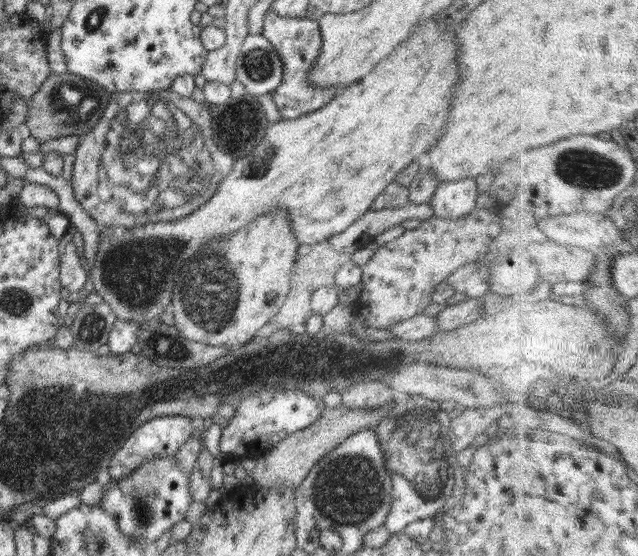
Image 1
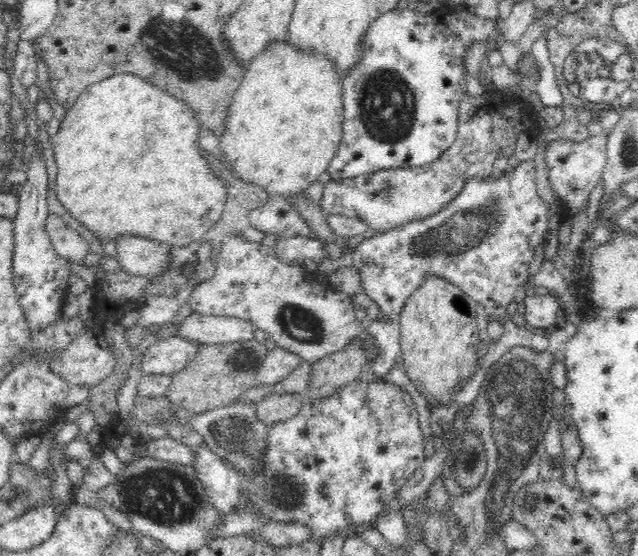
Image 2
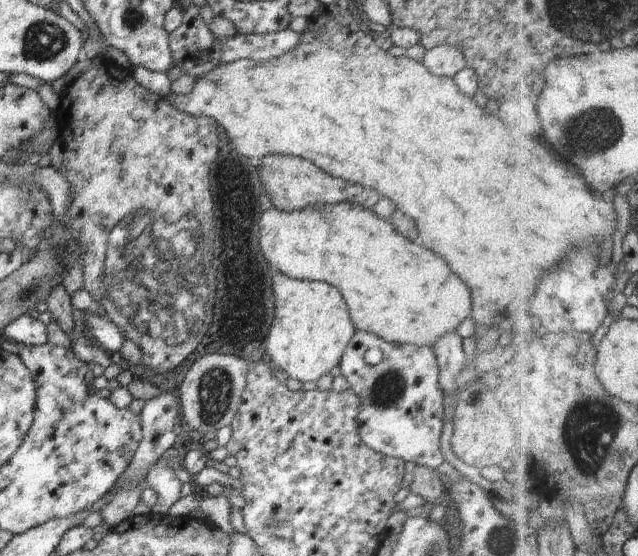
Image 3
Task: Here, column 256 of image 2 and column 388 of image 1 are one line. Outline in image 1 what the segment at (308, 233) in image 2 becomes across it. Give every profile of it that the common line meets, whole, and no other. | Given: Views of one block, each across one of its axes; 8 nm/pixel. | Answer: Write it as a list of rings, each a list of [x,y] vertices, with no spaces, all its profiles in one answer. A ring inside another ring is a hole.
[[[409,202],[402,208],[386,208],[386,210],[369,210],[360,220],[352,223],[348,230],[338,236],[328,239],[328,246],[335,252],[351,256],[355,250],[372,241],[378,234],[392,227],[402,226],[408,219],[417,219],[419,222],[434,217],[429,203],[414,204]]]

